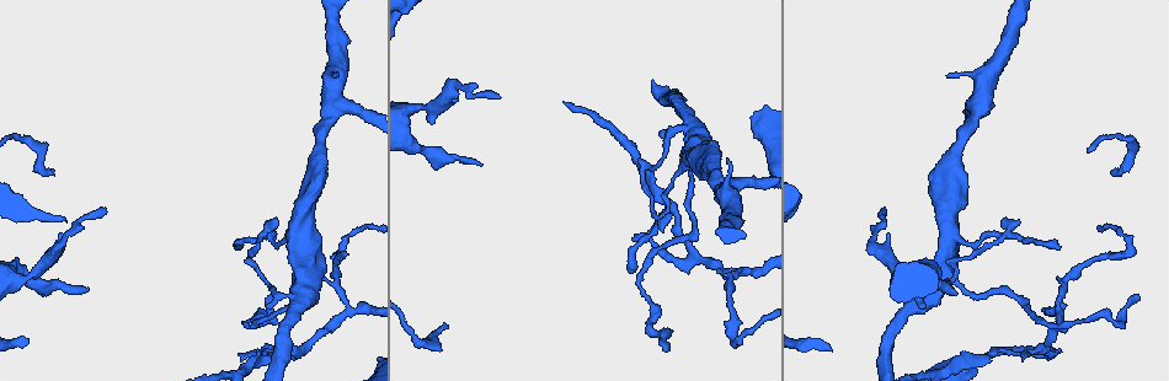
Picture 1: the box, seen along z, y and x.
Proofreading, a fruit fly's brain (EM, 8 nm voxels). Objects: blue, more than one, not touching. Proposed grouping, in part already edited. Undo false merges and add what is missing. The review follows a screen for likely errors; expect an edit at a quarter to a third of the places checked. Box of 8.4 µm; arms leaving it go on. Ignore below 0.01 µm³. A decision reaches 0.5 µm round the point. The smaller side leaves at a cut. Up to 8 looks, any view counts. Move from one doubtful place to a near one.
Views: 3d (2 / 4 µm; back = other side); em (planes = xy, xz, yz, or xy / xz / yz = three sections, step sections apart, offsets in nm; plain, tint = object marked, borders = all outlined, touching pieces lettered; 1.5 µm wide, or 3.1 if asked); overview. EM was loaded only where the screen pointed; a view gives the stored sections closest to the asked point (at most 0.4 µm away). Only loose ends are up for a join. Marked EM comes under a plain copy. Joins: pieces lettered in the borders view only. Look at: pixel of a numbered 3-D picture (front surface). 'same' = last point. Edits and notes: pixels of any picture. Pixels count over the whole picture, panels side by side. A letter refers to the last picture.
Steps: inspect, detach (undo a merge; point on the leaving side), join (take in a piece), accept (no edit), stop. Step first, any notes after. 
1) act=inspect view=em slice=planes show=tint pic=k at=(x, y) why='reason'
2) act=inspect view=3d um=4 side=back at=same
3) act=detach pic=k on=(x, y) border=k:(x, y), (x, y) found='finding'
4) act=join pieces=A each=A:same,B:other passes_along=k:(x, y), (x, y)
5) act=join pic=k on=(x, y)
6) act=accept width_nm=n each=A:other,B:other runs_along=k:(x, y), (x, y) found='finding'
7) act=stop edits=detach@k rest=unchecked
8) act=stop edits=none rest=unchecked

act=inspect view=3d um=2 pic=1 at=(727, 161) why='branch stops here'

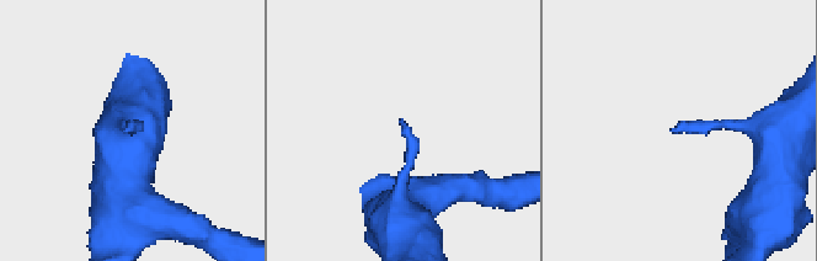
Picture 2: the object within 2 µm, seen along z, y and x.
act=inspect view=em slice=planes show=borders pic=2 at=(402, 122) why='shape alone is not enough'

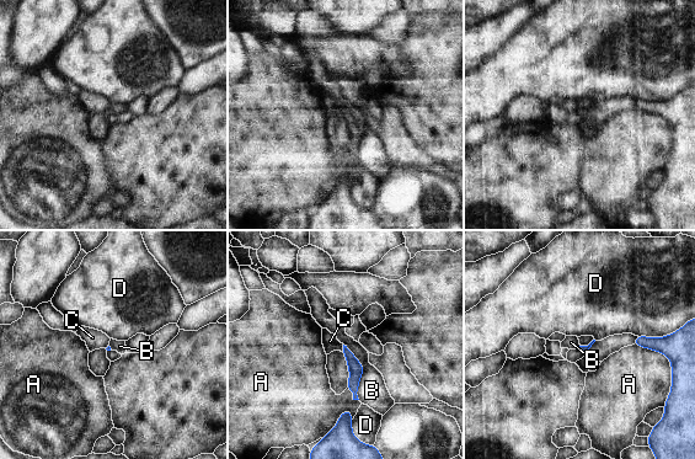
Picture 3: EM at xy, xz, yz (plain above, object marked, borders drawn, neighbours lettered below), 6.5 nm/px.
act=accept longest_contact=B:240nm each=A:other,B:other,C:other,D:other border=3:(358, 362), (363, 368), (359, 399) found='none of them fits'

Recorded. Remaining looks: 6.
act=inspect view=3d um=4 pic=1 at=(345, 245) why='abrupt turn'

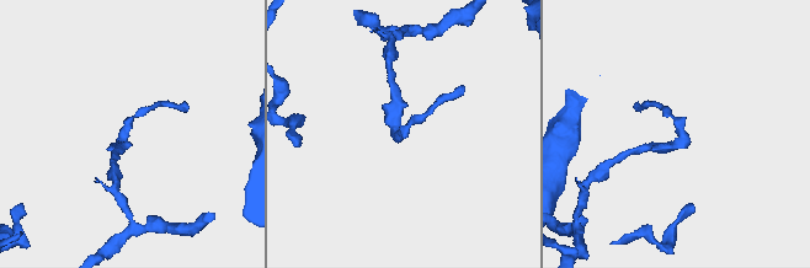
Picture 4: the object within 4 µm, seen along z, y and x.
act=inspect view=em slice=xy step=4 show=tint pic=4 at=(401, 136) why='need the tissue'

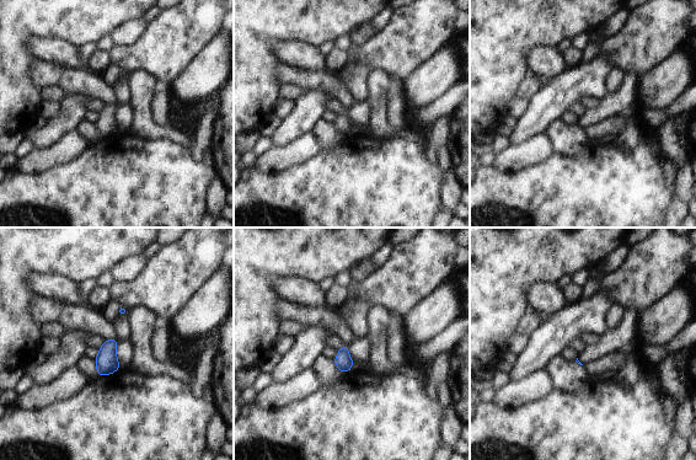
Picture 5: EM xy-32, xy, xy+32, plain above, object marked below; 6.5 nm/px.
act=inspect view=em slice=planes show=borders at=same

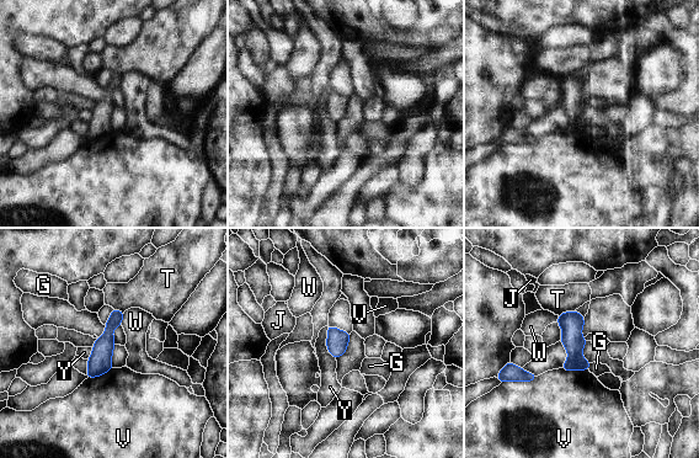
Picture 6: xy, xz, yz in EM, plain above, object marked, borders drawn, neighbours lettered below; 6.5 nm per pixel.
act=accept each=G:other,J:other,T:other,V:other,W:other,Y:other found='one neuron here'

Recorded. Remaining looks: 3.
act=inspect view=3d um=2 pic=1 at=(743, 270) why='abrupt turn'

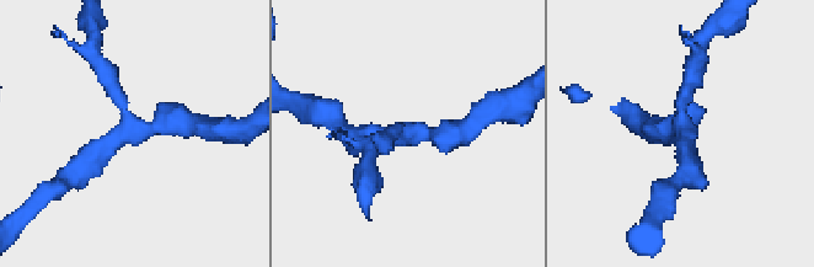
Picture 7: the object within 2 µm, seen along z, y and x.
act=inspect view=em slice=planes show=tint pic=7 at=(688, 133) arms=3

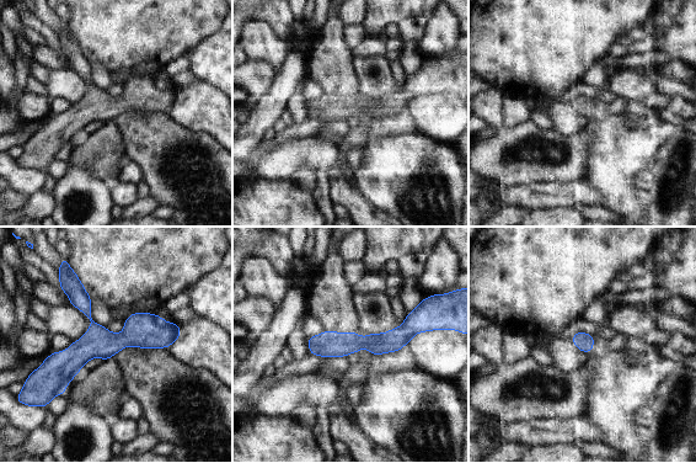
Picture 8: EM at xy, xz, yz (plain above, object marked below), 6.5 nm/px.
act=inspect view=em slice=planes show=borders at=same why='see the neighbours'

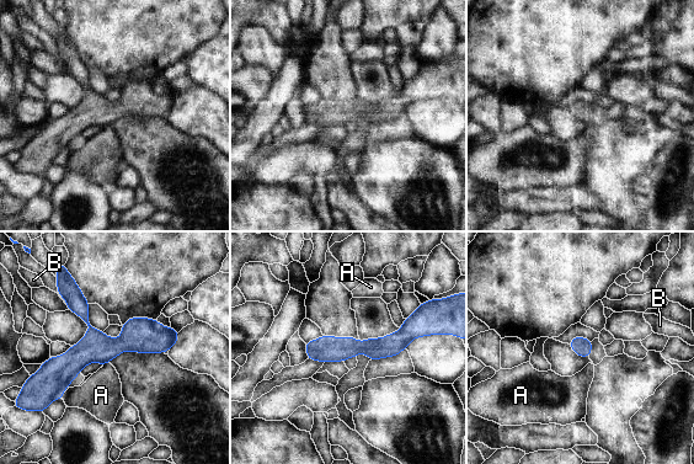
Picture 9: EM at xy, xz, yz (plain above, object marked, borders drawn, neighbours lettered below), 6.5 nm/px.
act=accept width_nm=110 longest_contact=A:50nm each=A:other,B:other found='continuous, no second neuron'

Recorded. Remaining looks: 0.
act=stop edits=none rest=unchecked

